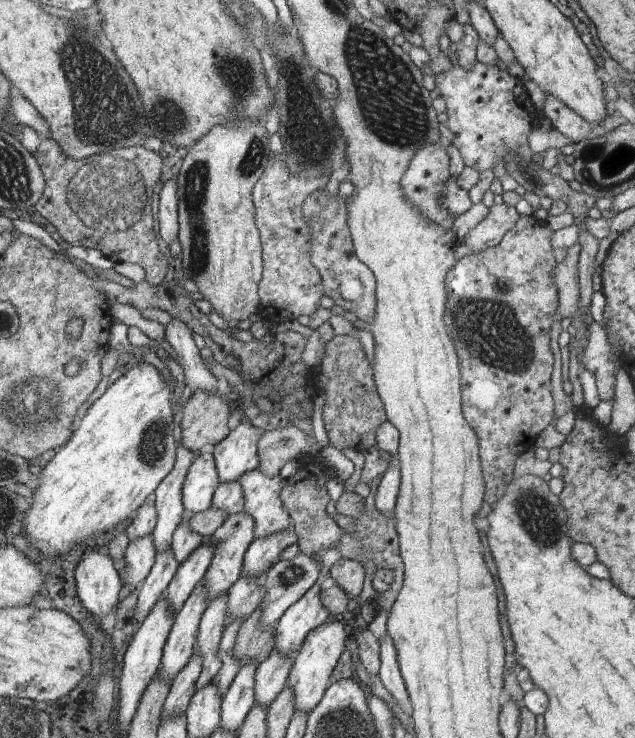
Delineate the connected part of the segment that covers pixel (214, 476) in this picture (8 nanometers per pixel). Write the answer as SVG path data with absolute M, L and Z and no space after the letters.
M212 453L197 455L187 472L183 484L183 506L187 513L198 514L212 506L213 496L219 485L220 476L216 470Z

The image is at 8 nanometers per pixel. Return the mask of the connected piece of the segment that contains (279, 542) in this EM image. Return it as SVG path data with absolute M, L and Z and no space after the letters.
M292 526L270 536L255 538L244 554L241 576L258 578L262 574L267 574L274 563L279 561L280 552L297 542L298 536Z

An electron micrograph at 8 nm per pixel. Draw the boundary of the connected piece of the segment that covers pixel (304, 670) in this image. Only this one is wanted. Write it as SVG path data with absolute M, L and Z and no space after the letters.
M339 620L324 622L308 634L296 653L287 684L290 684L290 688L294 692L294 698L296 698L294 708L298 712L309 714L312 710L315 710L320 700L323 700L324 692L327 692L326 688L328 688L330 674L332 674L334 666L338 664L340 654L344 652L344 638L346 638L346 634L344 634L342 622Z

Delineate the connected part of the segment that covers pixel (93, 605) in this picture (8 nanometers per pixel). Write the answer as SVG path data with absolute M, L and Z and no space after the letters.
M92 544L86 546L76 566L77 594L90 616L101 623L118 604L120 576L112 566L110 554L102 554Z

